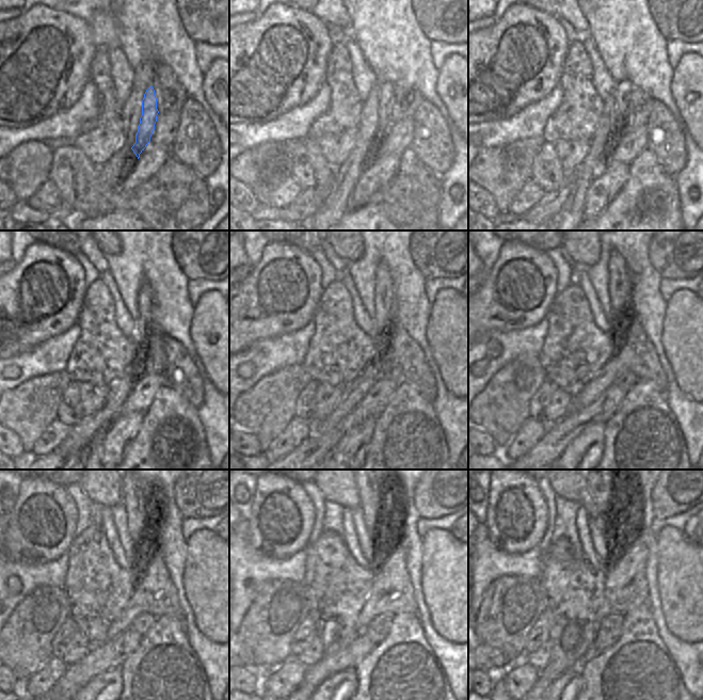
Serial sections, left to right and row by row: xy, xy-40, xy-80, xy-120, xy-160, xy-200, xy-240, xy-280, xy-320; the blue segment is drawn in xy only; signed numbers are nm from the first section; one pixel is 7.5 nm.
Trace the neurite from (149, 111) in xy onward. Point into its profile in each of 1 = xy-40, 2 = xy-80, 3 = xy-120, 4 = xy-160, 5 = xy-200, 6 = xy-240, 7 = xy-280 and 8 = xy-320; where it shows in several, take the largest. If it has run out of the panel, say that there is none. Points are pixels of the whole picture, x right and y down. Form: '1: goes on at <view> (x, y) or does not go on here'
1: goes on at xy-40 (386, 94)
2: goes on at xy-80 (623, 89)
3: goes on at xy-120 (144, 324)
4: goes on at xy-160 (383, 286)
5: goes on at xy-200 (620, 286)
6: goes on at xy-240 (133, 500)
7: goes on at xy-280 (369, 491)
8: goes on at xy-320 (600, 491)

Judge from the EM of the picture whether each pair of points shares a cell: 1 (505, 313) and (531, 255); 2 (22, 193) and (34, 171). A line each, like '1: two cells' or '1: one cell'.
1: one cell
2: one cell

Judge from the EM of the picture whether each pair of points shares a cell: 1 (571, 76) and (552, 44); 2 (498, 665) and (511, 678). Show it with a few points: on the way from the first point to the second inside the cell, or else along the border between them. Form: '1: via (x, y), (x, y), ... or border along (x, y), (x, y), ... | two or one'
1: border along (571, 42), (558, 84) | two
2: border along (517, 661), (499, 672) | two

